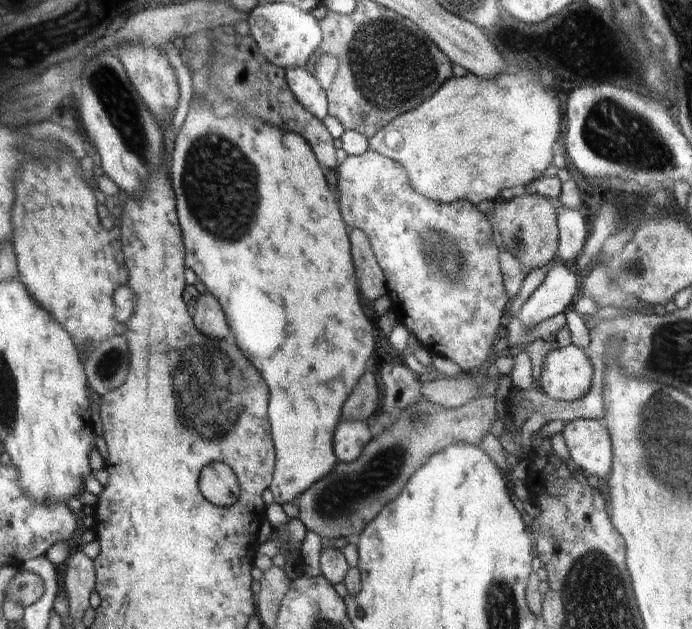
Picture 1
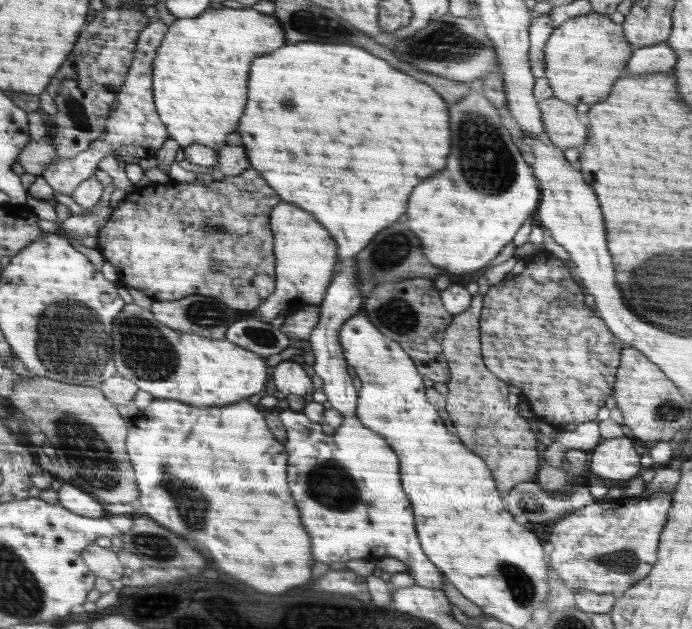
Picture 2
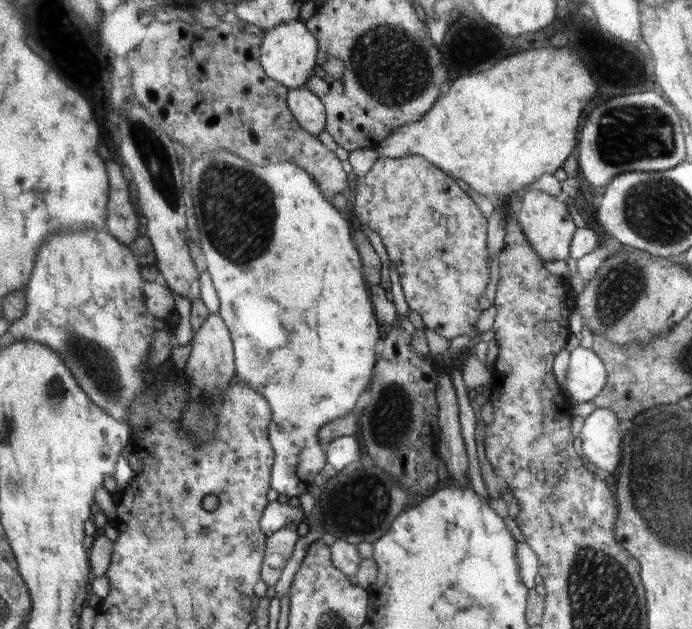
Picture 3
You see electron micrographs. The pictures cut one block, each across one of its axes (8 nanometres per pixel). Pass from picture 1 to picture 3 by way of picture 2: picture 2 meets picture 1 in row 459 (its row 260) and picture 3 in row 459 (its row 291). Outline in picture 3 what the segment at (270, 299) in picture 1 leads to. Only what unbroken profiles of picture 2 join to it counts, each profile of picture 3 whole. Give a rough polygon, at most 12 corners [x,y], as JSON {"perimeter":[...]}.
{"perimeter":[[195,157],[240,378],[271,405],[262,530],[327,468],[380,338],[311,173]]}

